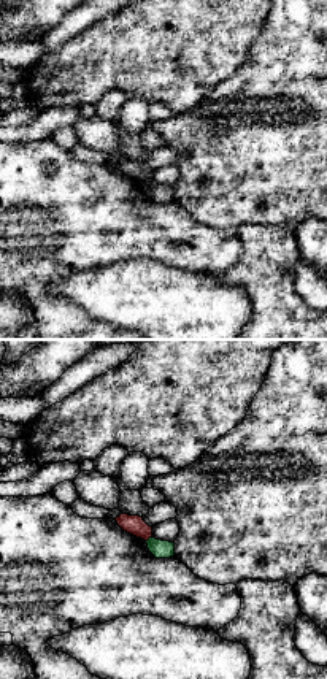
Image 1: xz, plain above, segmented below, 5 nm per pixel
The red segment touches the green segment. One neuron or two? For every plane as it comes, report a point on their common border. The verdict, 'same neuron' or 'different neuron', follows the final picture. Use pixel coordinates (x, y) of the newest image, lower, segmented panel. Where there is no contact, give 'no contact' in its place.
(150, 537)

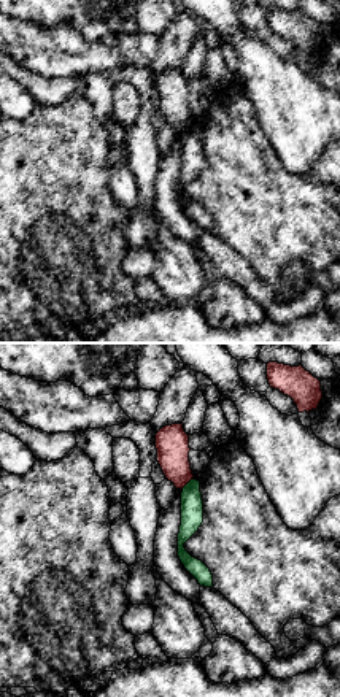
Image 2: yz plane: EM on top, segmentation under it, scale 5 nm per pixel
(186, 483)

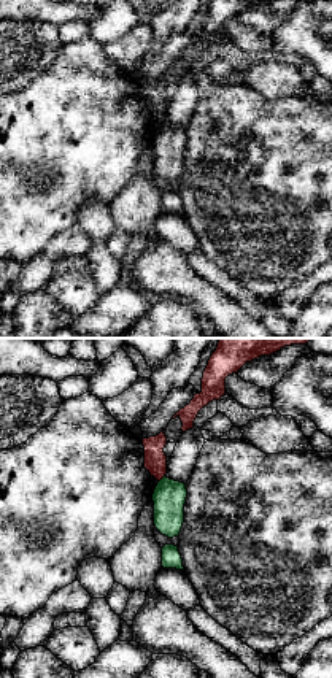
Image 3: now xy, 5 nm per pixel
(162, 477)

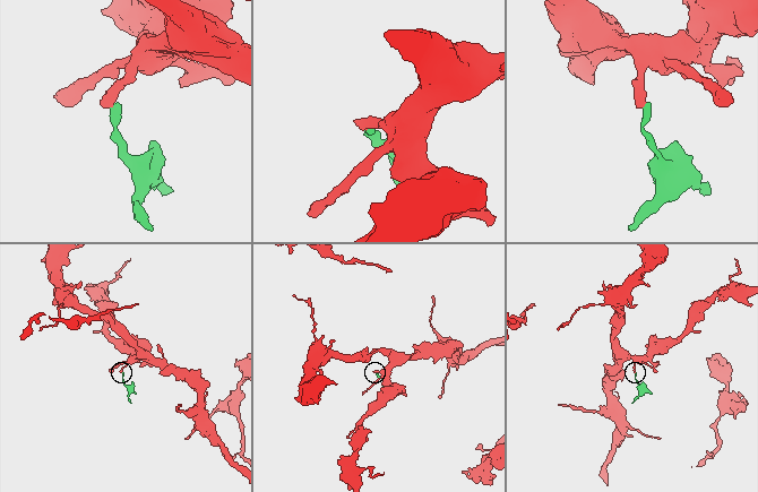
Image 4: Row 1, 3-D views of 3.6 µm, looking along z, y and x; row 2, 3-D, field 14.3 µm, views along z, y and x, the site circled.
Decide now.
different neuron

